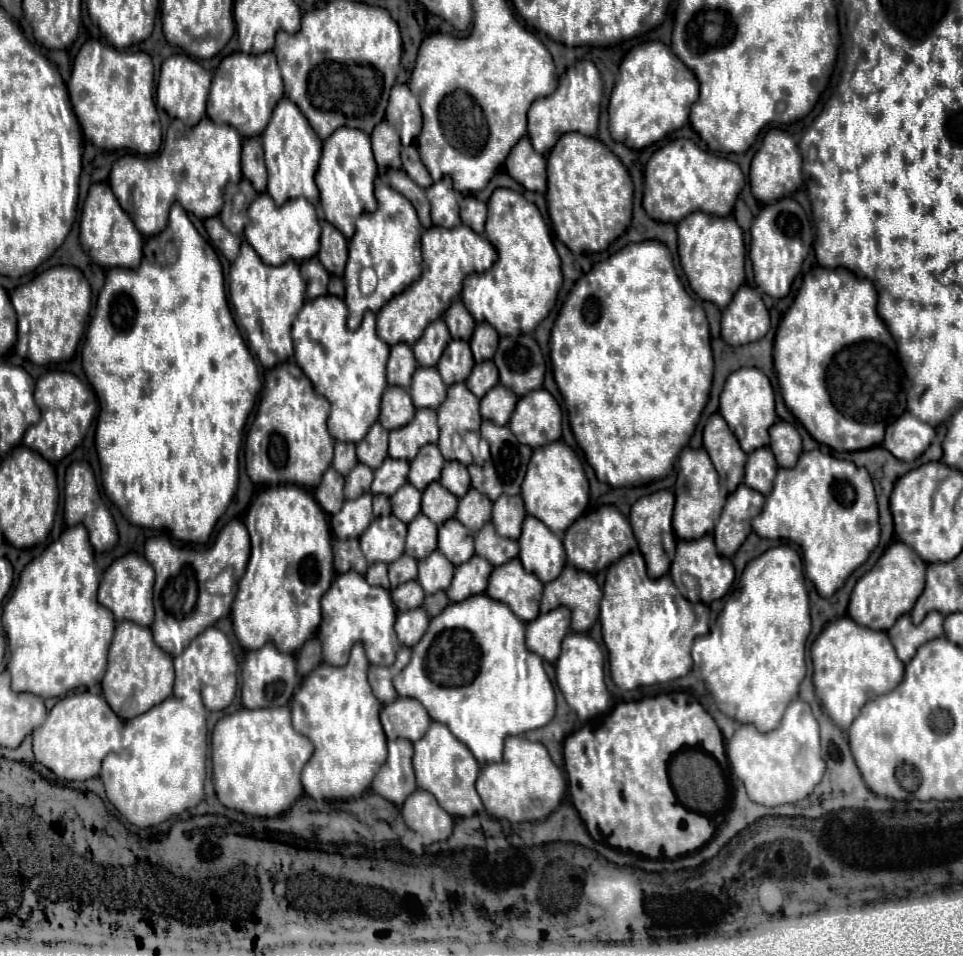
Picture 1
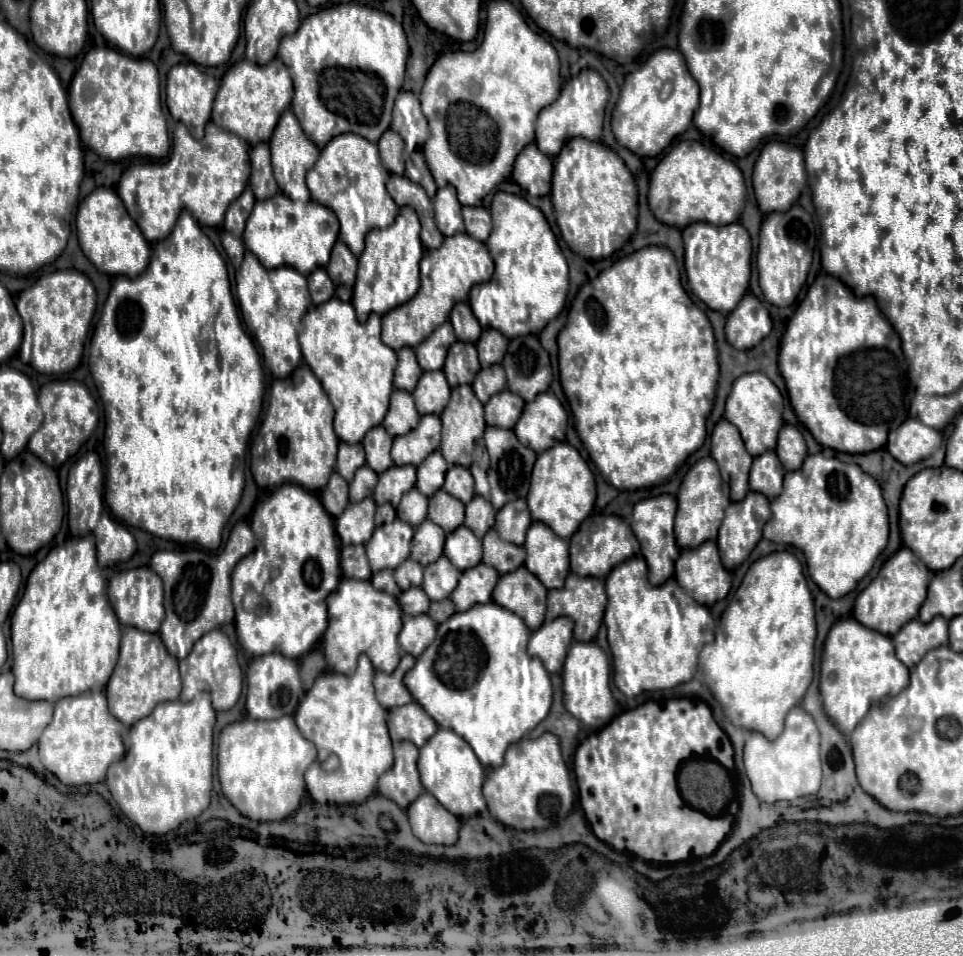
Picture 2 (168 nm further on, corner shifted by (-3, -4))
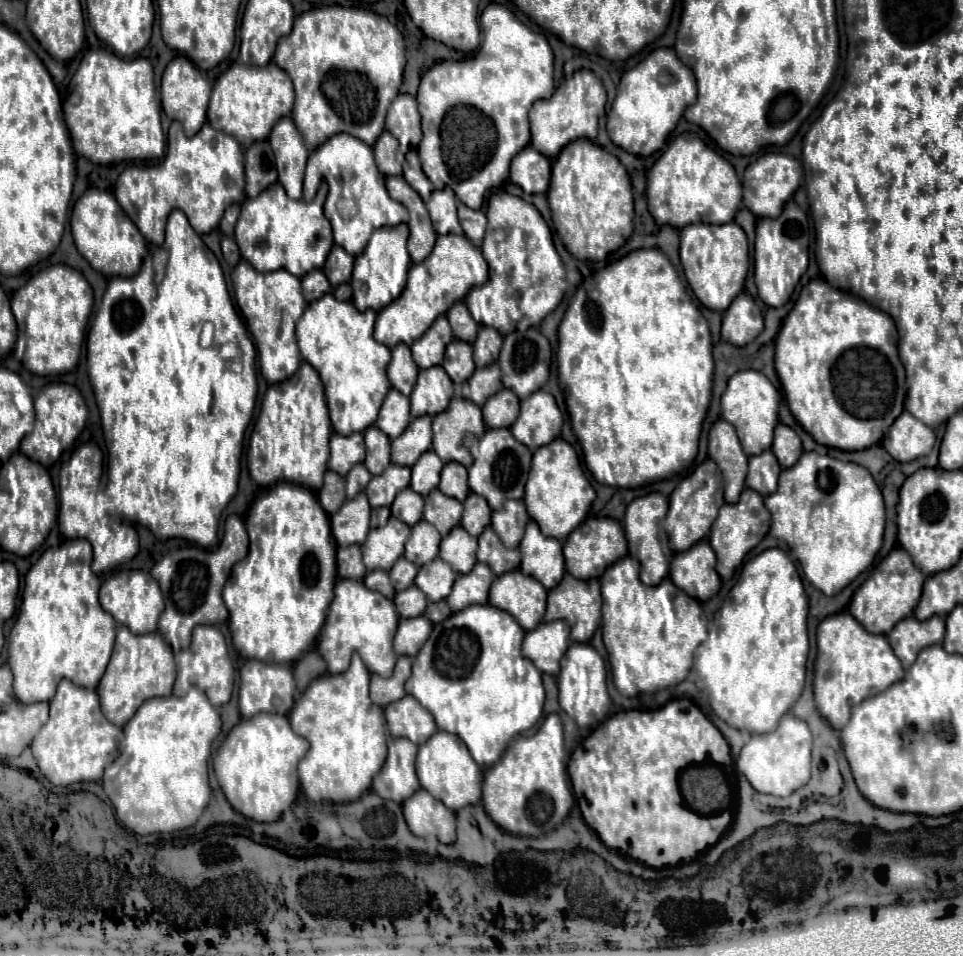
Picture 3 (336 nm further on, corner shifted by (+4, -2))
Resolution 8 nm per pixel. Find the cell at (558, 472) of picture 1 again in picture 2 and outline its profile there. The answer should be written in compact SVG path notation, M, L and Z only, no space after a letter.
M563 441L561 445L555 445L553 449L547 449L545 453L537 455L527 495L527 505L533 521L541 521L549 525L553 533L557 533L557 537L569 539L579 529L581 521L592 513L595 497L597 491L593 473L575 447Z

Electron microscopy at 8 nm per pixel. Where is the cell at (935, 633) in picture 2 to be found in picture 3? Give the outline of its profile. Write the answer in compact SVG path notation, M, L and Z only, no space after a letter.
M906 617L888 635L888 641L896 653L896 657L902 661L904 669L910 669L920 649L942 643L944 635L944 617L930 617L926 621L918 621L914 617Z

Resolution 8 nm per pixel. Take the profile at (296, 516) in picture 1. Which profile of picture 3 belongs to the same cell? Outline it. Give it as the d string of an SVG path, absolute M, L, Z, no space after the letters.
M294 483L274 485L268 493L252 503L250 511L244 519L250 537L250 551L232 567L230 579L226 581L222 593L229 611L232 643L240 655L248 659L262 659L266 663L294 663L316 641L326 619L326 607L334 597L336 543L330 535L330 519L320 507L314 491Z

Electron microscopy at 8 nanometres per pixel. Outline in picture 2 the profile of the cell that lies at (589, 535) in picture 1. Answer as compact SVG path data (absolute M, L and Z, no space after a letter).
M591 515L583 521L581 529L569 539L571 545L571 571L579 577L603 579L621 561L633 557L639 551L639 541L633 537L631 527L615 515Z

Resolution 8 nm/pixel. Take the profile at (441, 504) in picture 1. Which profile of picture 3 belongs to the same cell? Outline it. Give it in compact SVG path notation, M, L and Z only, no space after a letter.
M434 489L424 499L424 519L432 523L440 535L448 535L452 527L456 527L462 519L462 503L454 497L442 495L438 489Z

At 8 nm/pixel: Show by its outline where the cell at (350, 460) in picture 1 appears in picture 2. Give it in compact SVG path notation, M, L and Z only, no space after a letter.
M341 443L339 445L339 453L337 453L337 473L351 481L355 471L365 465L365 451L363 451L363 445L357 443L357 445L351 445L351 443Z

